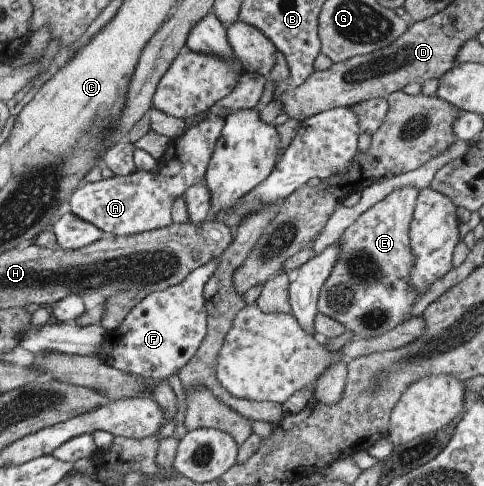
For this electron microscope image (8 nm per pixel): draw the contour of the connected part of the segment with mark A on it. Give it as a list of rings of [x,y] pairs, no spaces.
[[[206,111],[198,124],[169,140],[163,158],[157,161],[156,172],[137,169],[126,176],[114,175],[100,181],[88,182],[73,191],[66,203],[66,209],[77,218],[94,224],[104,234],[118,237],[169,226],[173,223],[173,202],[177,202],[177,198],[183,198],[191,186],[204,181],[223,125],[224,118]]]

